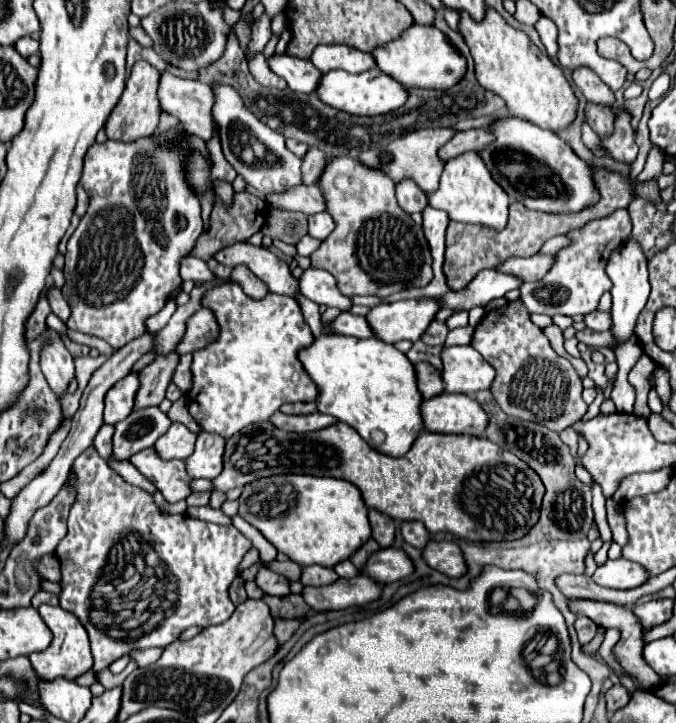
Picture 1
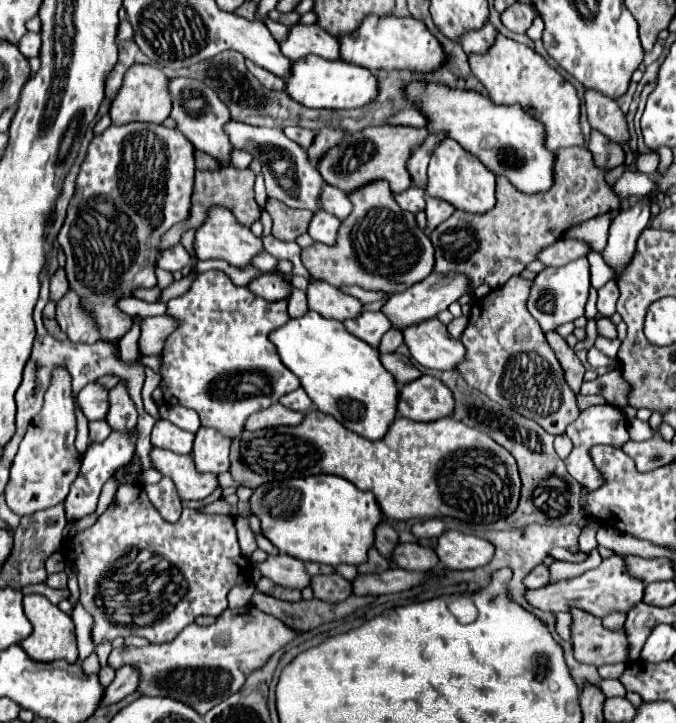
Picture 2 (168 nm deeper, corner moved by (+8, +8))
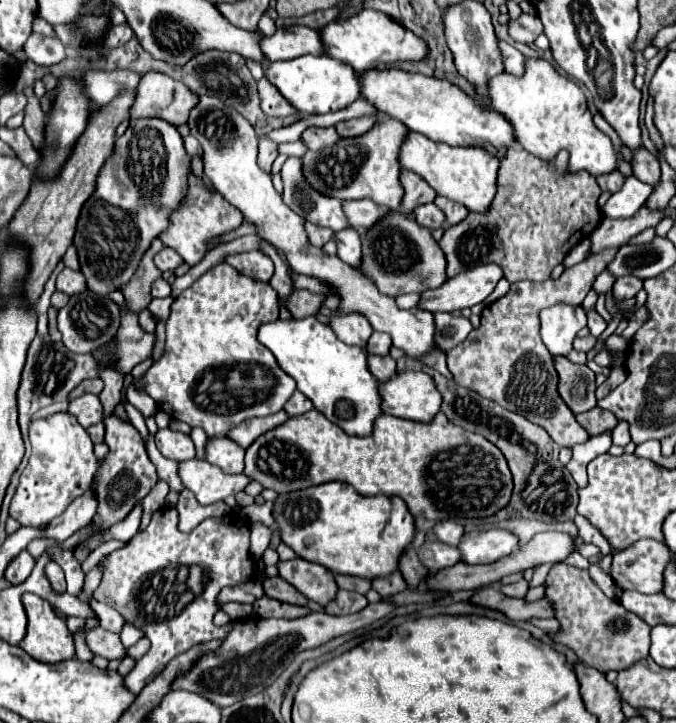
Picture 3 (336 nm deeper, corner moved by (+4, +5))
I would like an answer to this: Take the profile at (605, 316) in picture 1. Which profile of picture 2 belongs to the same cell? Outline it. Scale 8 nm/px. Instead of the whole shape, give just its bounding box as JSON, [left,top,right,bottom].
[598,280,620,318]

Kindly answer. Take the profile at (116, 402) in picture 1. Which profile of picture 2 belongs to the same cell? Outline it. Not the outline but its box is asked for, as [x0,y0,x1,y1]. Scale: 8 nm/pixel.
[76,382,108,420]

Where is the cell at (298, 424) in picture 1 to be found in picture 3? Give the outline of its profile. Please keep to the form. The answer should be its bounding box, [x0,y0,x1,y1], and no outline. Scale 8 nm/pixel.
[228,411,288,447]

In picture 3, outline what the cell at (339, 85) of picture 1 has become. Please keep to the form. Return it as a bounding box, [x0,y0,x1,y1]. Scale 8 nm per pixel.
[266,55,362,115]

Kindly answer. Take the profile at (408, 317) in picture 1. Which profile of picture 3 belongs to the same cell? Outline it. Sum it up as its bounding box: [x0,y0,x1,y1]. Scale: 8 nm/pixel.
[418,265,502,313]

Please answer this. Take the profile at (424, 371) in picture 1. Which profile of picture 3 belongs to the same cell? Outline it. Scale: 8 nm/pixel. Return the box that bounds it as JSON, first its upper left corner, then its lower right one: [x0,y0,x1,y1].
[368,355,398,381]

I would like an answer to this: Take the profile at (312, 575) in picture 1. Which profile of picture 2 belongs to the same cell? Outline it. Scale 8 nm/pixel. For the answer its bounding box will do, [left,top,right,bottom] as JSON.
[312,574,352,604]

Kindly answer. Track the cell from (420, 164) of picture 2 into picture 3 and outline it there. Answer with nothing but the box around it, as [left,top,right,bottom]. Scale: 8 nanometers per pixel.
[400,169,436,213]

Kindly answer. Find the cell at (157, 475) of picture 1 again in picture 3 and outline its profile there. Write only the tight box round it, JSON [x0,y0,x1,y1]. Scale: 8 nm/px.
[178,457,250,505]

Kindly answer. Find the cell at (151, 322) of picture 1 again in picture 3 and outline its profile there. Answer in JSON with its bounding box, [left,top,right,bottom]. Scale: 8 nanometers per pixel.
[121,398,149,443]

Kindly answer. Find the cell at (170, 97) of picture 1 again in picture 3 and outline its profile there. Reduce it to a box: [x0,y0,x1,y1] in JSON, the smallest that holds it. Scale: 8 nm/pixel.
[188,97,436,359]

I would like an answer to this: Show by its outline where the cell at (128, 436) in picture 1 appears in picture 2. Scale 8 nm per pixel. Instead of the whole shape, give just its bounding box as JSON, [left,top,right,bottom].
[64,432,136,522]

